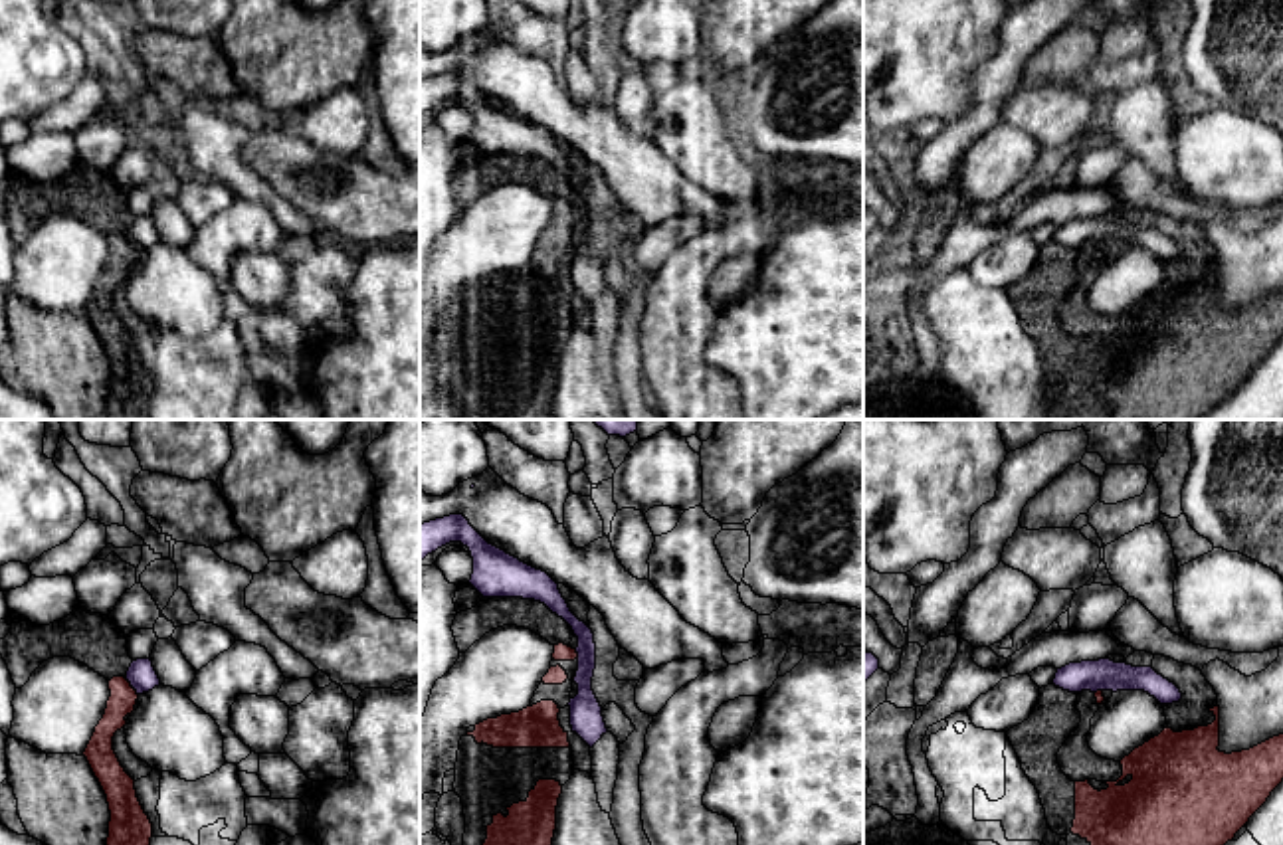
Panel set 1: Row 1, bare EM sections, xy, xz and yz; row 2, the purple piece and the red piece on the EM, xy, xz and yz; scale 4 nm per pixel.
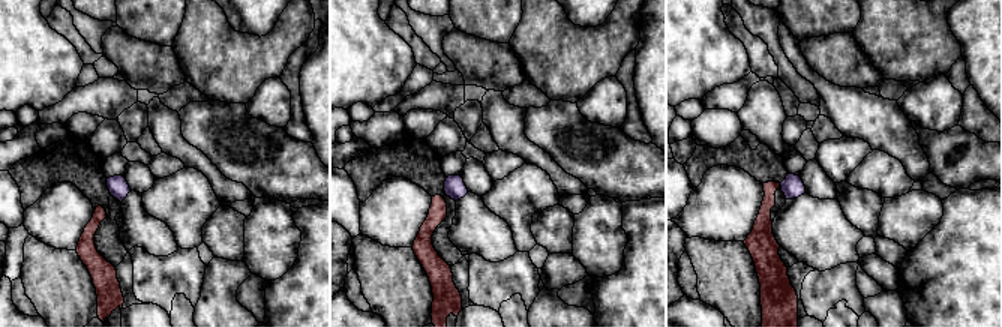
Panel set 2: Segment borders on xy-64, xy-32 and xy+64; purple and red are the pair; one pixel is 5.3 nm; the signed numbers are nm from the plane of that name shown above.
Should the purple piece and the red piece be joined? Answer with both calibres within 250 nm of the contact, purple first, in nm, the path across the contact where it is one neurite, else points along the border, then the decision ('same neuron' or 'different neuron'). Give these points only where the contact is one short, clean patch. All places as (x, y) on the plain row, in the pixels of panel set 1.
120 nm thick on the purple side, 110 nm on the other; border along xy (123, 234), (137, 252); different neuron

